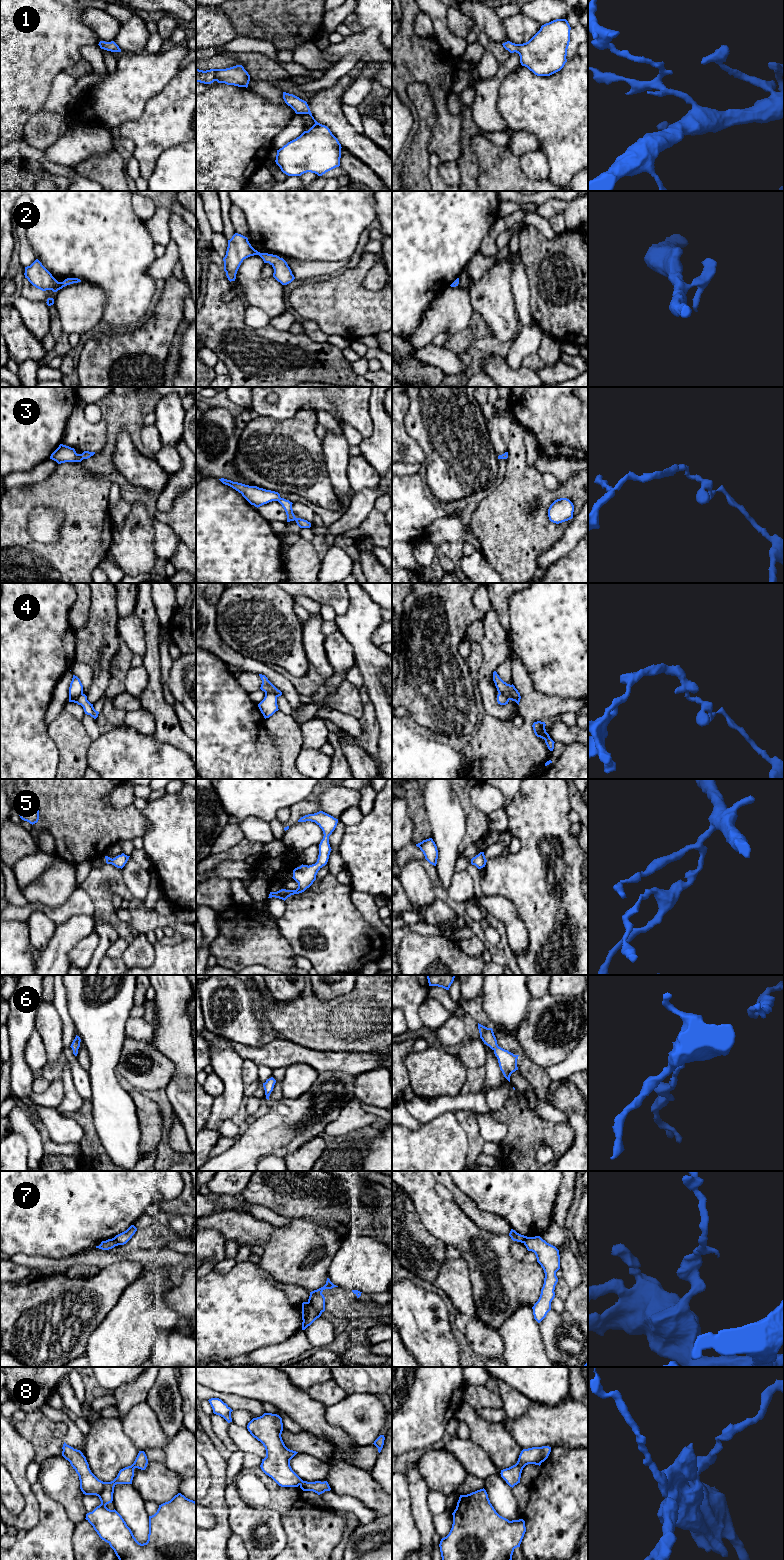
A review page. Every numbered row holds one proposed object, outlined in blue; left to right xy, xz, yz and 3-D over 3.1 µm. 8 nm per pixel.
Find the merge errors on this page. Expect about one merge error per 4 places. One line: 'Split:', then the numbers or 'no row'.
Split: 4, 7

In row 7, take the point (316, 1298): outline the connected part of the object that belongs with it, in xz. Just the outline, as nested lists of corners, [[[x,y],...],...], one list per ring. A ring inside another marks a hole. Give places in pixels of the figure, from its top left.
[[[327,1278],[326,1284],[323,1287],[310,1292],[308,1302],[310,1302],[314,1306],[314,1308],[318,1310],[320,1314],[322,1314],[325,1311],[325,1297],[322,1294],[322,1292],[325,1289],[332,1289],[334,1287],[338,1286],[334,1285],[330,1281],[330,1279]]]

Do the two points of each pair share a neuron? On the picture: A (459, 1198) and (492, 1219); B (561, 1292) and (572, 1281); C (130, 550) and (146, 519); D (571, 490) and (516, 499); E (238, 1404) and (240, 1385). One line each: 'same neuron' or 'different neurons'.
A: same neuron
B: different neurons
C: same neuron
D: same neuron
E: different neurons

